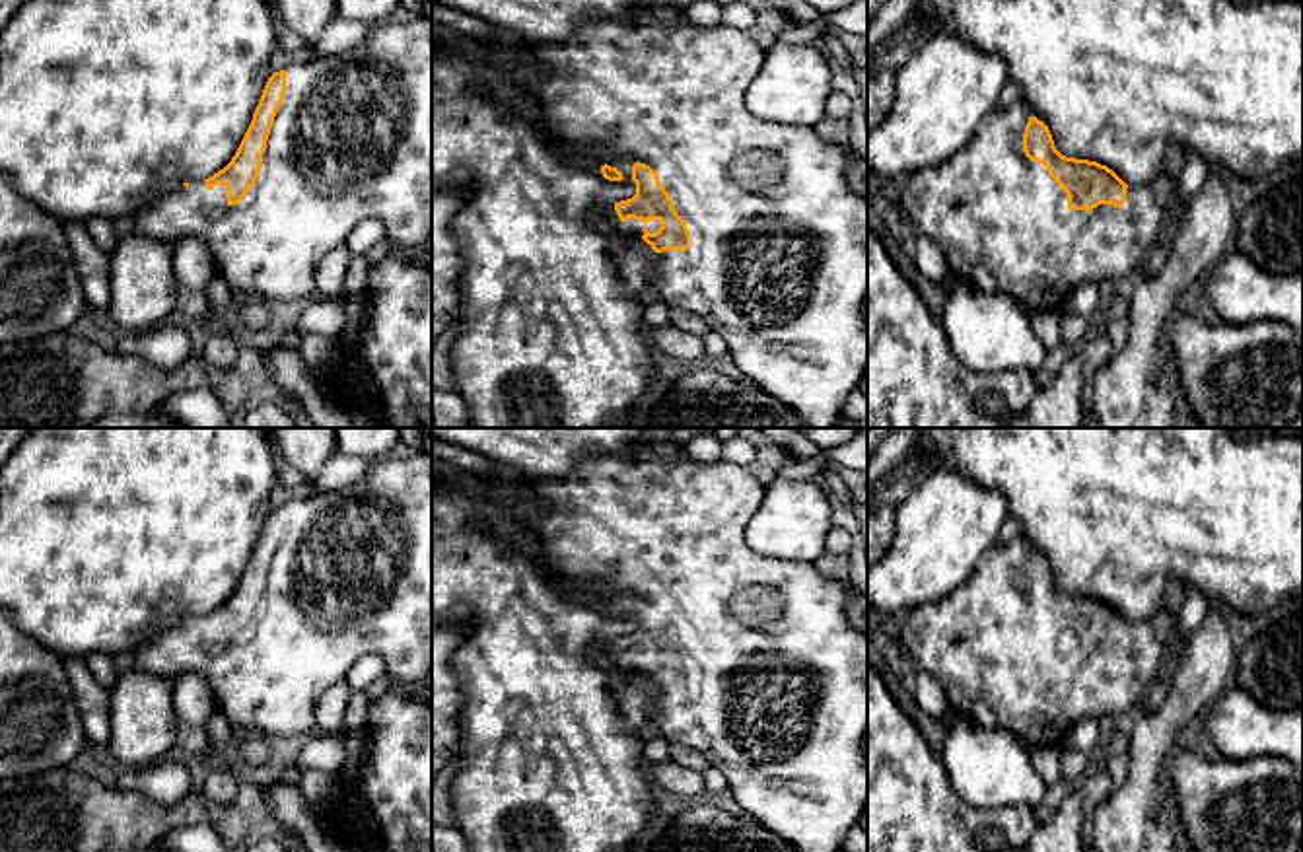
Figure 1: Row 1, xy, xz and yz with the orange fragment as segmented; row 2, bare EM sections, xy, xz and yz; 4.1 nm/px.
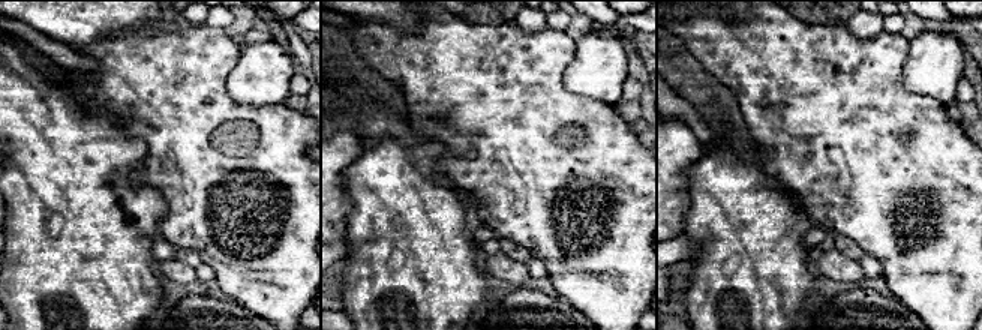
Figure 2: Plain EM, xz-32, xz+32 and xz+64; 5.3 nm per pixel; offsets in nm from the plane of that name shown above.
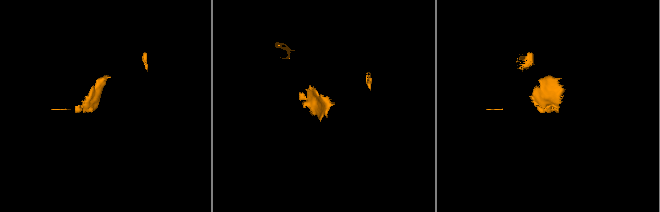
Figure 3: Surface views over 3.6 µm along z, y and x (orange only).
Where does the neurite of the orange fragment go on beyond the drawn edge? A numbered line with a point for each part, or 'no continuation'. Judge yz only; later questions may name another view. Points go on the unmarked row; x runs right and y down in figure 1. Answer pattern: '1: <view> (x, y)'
1: yz (1002, 658)

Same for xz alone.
1: xz (776, 701)

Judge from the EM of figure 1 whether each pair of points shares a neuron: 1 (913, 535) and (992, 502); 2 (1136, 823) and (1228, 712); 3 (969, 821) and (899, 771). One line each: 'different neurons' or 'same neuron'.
1: same neuron
2: different neurons
3: same neuron

